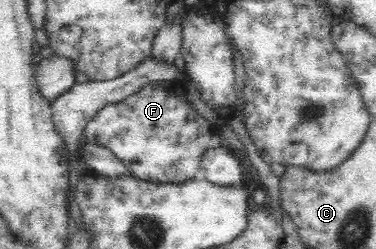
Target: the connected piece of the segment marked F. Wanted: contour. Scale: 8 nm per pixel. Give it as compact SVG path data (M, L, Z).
M181 80L146 84L124 101L104 106L86 126L83 139L110 149L126 165L128 174L140 180L162 184L182 184L186 180L192 180L199 176L202 154L210 148L222 147L222 136L218 134L216 126L194 109L194 105L187 100L185 90Z

